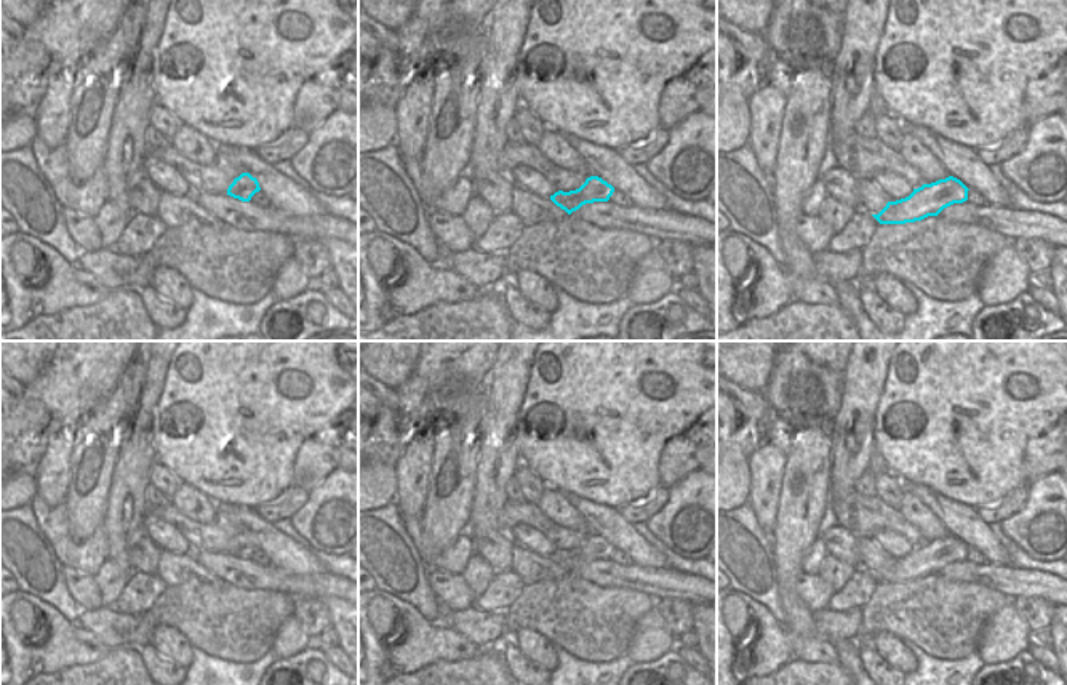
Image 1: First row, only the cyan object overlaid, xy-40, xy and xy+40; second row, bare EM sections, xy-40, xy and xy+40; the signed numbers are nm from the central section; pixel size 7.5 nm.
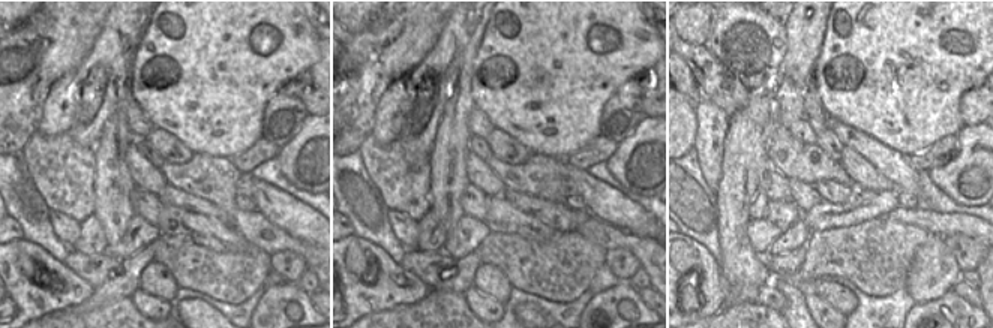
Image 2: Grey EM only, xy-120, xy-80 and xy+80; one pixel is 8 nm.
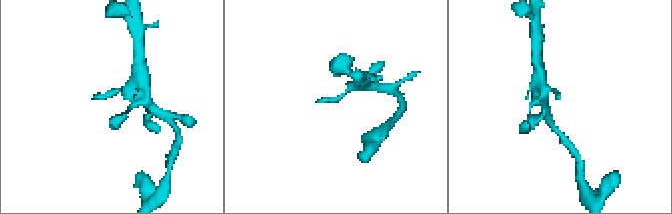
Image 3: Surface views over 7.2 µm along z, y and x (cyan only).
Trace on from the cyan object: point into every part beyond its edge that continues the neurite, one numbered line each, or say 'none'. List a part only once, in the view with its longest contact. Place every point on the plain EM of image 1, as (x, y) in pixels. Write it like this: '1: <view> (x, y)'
none

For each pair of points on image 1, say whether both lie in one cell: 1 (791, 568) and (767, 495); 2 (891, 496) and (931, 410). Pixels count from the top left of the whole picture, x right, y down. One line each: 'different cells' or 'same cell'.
1: different cells
2: different cells

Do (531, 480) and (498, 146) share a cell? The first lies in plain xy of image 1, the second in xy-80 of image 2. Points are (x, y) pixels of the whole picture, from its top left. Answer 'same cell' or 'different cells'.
different cells

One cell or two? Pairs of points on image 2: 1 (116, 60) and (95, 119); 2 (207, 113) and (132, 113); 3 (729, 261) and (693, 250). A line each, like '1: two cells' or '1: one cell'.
1: one cell
2: two cells
3: two cells

